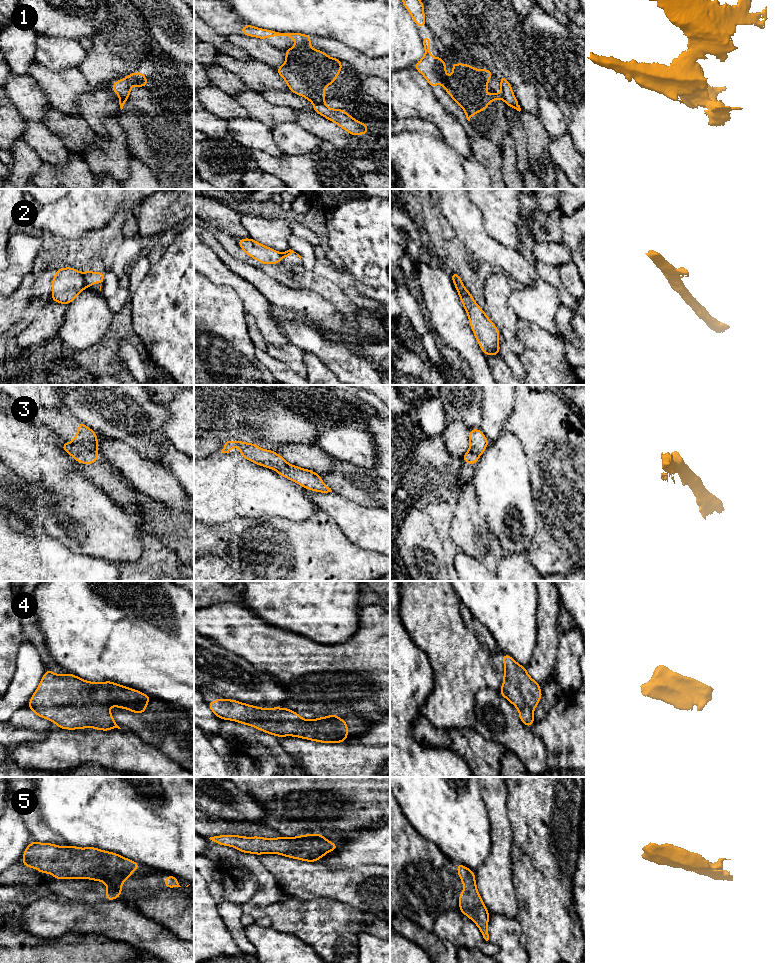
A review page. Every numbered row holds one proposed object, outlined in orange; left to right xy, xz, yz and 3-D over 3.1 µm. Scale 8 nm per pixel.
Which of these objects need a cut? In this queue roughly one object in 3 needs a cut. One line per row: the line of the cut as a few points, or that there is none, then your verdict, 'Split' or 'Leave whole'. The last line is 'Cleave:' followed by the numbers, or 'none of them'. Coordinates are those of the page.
1: Split along xz (313, 102), (324, 105). Split
2: Split along xy (82, 274), (87, 286). Split
3: Split along xy (71, 442), (81, 444), (96, 454). Split
4: No split. Leave whole
5: No split. Leave whole
Cleave: 1, 2, 3

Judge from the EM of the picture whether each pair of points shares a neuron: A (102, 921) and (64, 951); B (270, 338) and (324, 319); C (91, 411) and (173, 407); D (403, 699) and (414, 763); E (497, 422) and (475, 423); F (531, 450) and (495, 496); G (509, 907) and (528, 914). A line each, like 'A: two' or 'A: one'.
A: two
B: two
C: two
D: one
E: two
F: two
G: two

